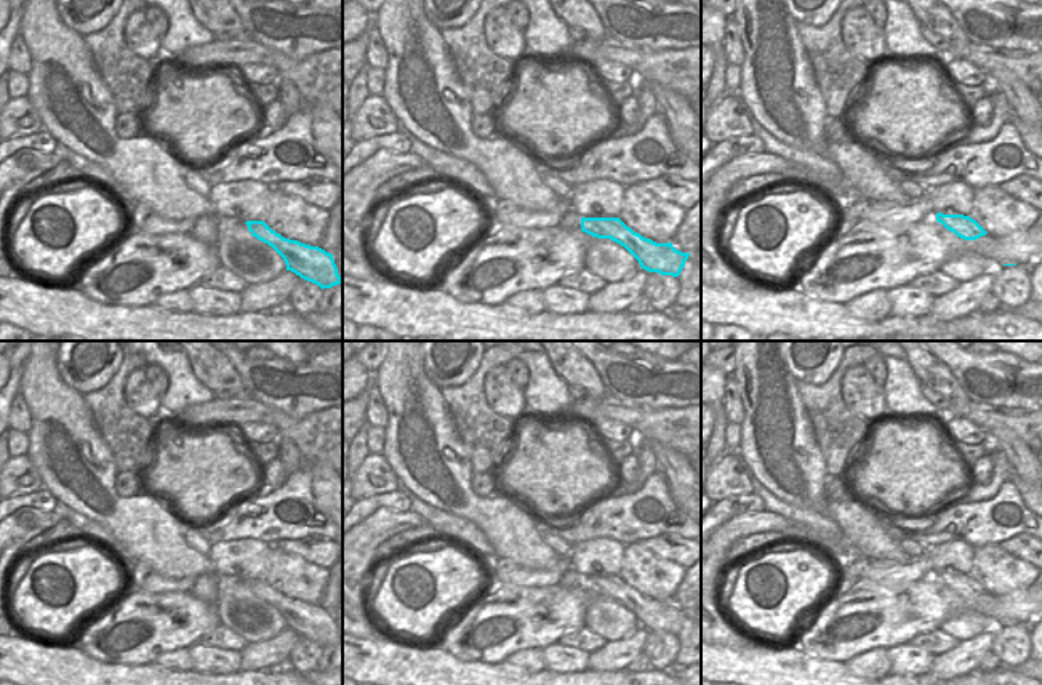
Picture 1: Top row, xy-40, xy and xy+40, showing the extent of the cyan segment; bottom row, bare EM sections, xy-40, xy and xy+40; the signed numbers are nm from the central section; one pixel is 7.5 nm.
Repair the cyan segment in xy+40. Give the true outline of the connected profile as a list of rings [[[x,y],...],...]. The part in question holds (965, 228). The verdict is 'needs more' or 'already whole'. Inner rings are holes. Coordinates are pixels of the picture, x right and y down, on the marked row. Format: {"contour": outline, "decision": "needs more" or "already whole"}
{"contour": [[[936,213],[936,221],[964,240],[976,240],[988,234],[970,216]]], "decision": "already whole"}

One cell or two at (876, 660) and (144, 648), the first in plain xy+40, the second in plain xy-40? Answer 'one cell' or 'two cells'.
two cells

